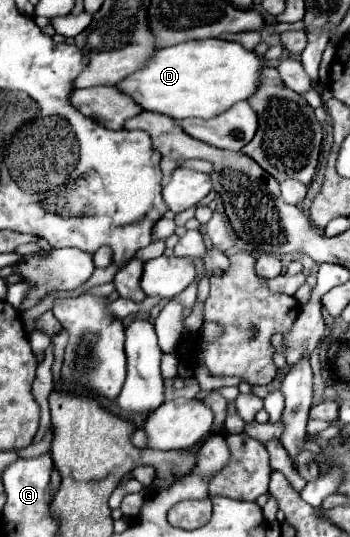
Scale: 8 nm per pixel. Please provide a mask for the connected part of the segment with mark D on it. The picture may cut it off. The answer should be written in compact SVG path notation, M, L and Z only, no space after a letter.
M220 38L194 40L158 50L146 68L134 72L116 86L150 112L160 112L176 120L192 116L214 118L236 102L248 100L258 90L262 68L264 62L260 56L238 42L226 42Z

